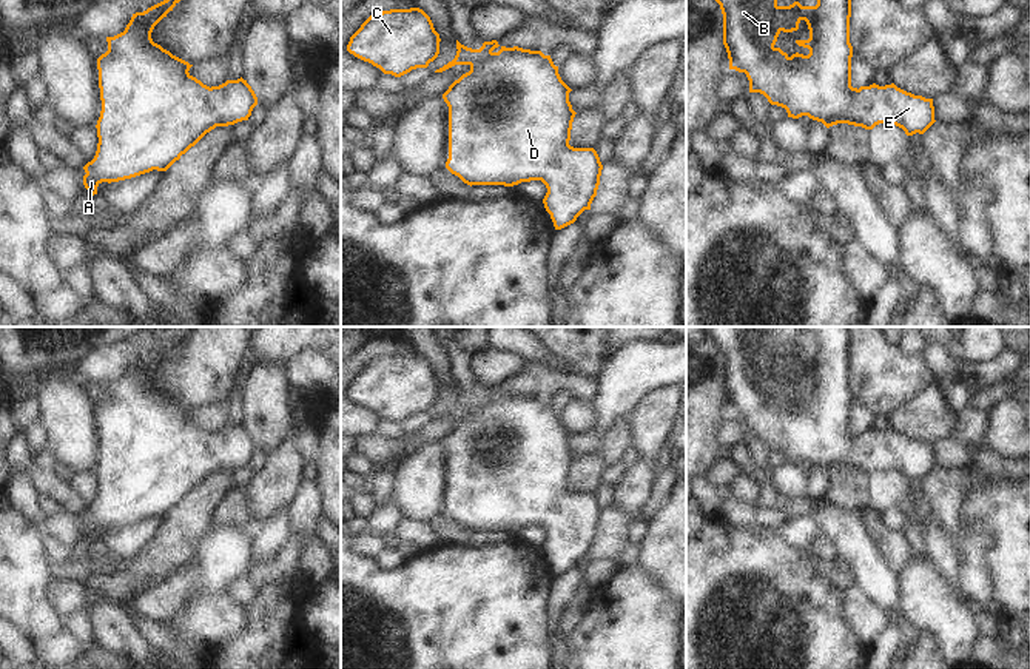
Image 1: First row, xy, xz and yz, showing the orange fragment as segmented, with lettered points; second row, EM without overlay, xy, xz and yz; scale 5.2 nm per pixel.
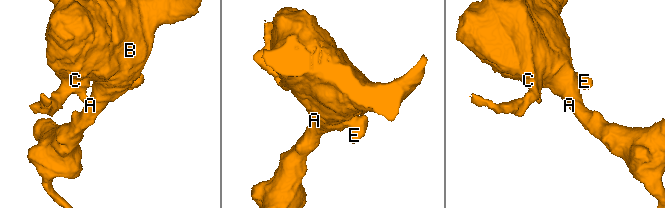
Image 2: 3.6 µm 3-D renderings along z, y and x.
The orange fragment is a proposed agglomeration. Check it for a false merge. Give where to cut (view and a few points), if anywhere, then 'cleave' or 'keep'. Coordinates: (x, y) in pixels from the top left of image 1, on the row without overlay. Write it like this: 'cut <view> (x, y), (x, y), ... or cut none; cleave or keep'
cut none; keep

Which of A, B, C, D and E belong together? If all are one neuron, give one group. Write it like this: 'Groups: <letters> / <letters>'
Groups: A B C D E.

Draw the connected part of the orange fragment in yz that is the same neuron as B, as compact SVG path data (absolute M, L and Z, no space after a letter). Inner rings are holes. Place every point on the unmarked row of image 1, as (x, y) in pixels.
M774 327L697 328L720 350L729 415L745 418L749 438L763 439L771 450L785 453L788 462L808 461L826 473L848 469L873 475L879 469L891 469L902 473L907 481L924 479L936 467L933 444L914 441L894 429L885 432L873 429L859 435L851 432L851 327L813 327L816 351L802 351L799 347L779 351L777 342L768 336ZM802 365L808 370L810 384L796 388L808 393L810 399L796 398L789 402L774 390L782 376L797 376Z

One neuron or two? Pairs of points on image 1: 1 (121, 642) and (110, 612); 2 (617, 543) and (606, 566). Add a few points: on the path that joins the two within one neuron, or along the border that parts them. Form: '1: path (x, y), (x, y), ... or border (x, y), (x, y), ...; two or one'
1: path (121, 634), (111, 620); one
2: border (615, 558), (592, 560); two

